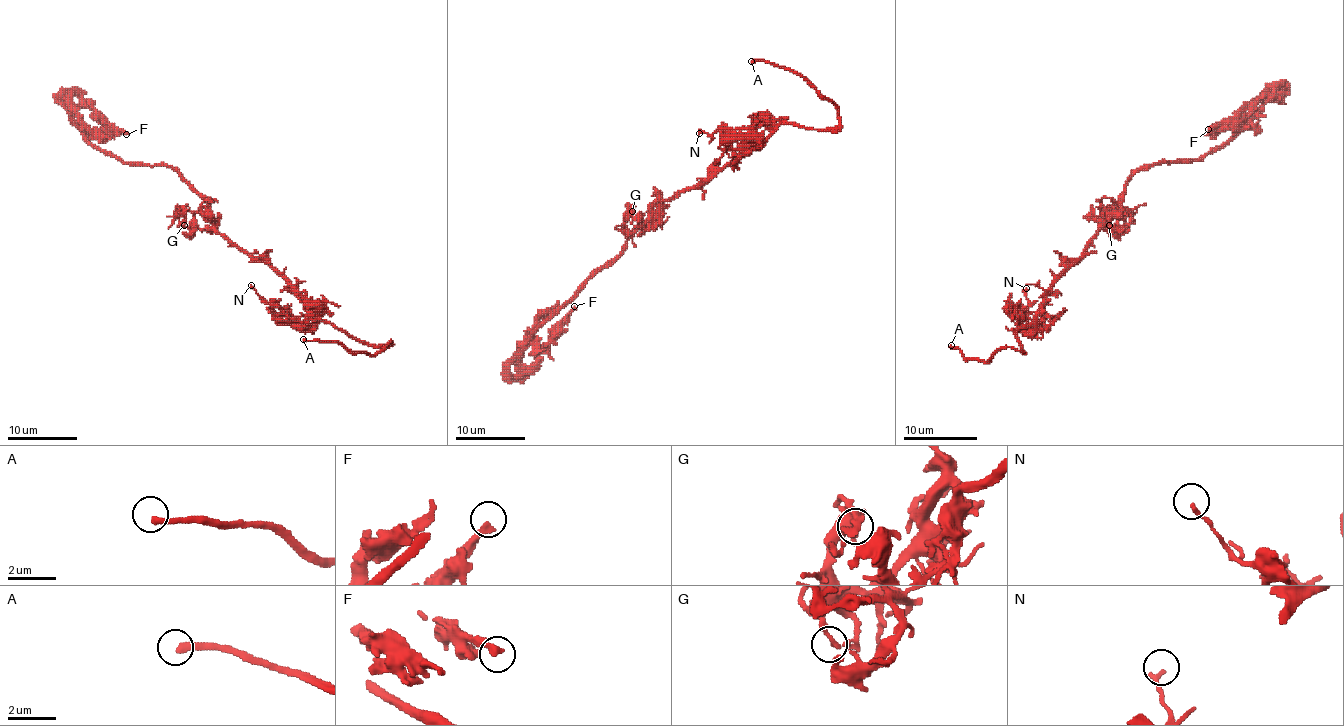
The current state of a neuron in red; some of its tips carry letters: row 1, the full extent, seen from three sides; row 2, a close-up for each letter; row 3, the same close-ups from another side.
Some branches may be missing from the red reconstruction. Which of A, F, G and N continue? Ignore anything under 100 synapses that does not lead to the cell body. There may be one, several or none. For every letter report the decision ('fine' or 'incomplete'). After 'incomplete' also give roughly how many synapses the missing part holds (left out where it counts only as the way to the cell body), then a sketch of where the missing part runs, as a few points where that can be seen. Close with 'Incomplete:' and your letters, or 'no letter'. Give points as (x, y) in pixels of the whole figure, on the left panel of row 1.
A: incomplete; course (303, 339), (259, 335), (266, 351), (303, 388), (331, 388)
F: fine
G: fine
N: fine
Incomplete: A

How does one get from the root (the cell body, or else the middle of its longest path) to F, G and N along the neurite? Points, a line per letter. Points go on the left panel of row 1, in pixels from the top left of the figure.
F: (214, 227), (209, 204), (170, 165), (130, 165), (100, 151), (70, 115), (72, 97), (88, 102), (126, 134)
G: (214, 227), (203, 214), (177, 211), (177, 218), (184, 225)
N: (214, 227), (252, 257), (266, 262), (314, 314), (314, 321), (305, 325), (287, 318), (266, 304), (251, 285)

